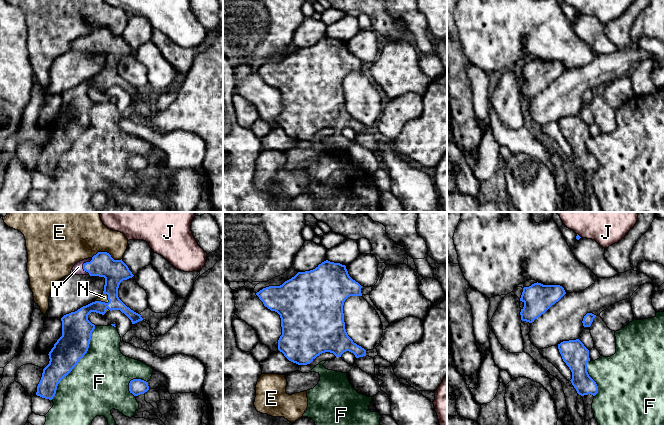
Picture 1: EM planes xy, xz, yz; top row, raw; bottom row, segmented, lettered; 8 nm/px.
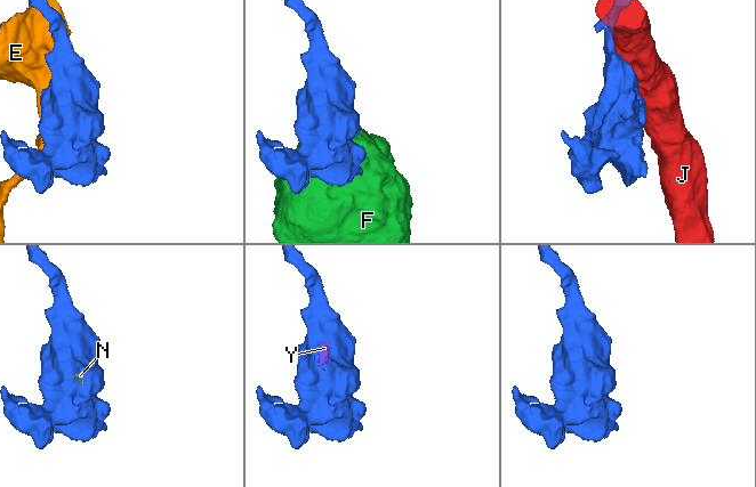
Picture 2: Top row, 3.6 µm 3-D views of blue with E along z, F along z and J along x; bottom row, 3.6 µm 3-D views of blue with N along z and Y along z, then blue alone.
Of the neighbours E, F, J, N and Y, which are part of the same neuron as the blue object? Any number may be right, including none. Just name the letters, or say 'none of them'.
N, Y

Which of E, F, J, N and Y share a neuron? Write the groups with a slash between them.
E / F / J / N Y

